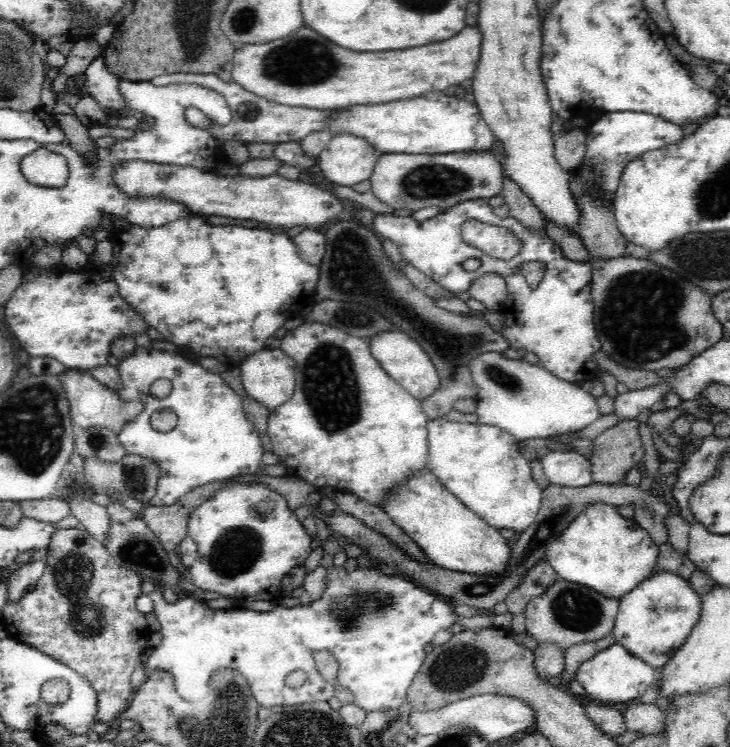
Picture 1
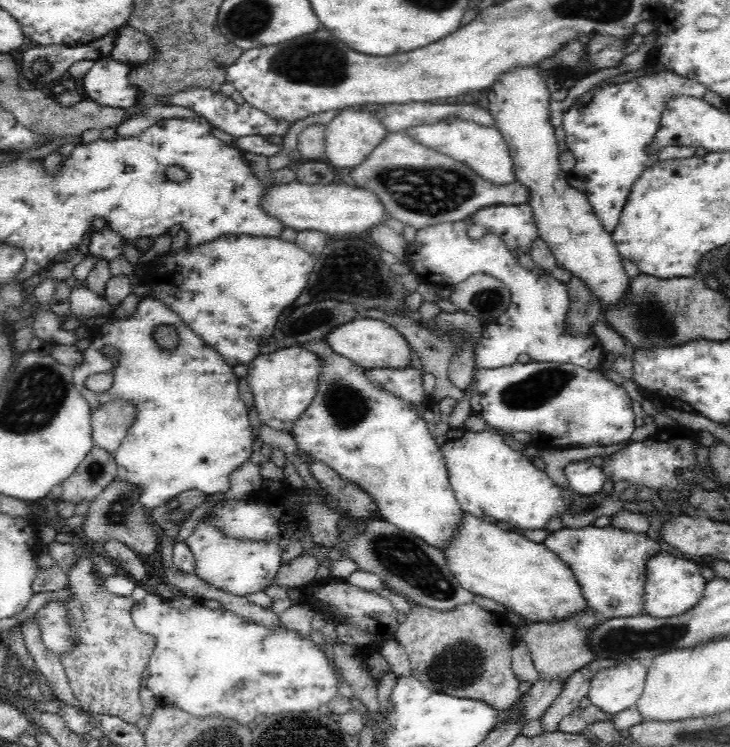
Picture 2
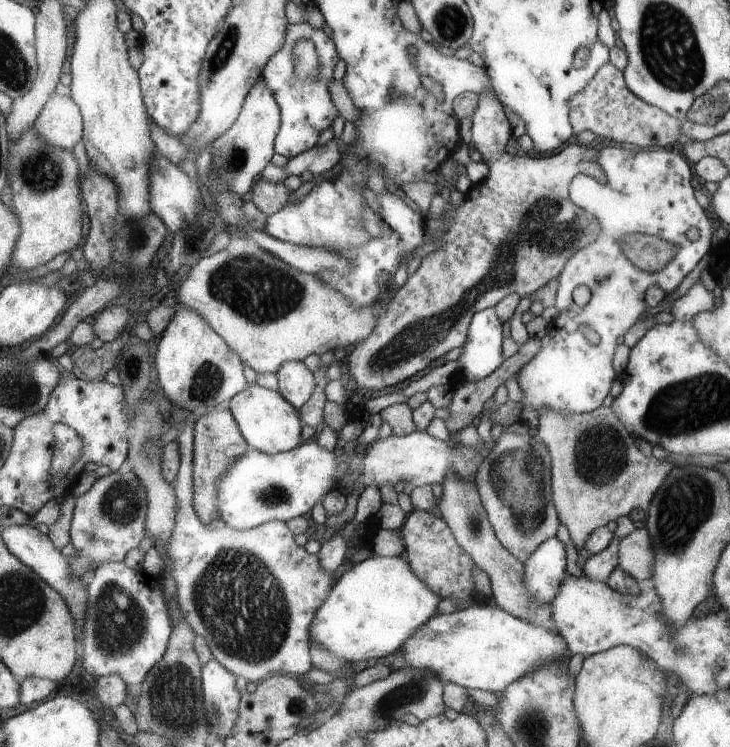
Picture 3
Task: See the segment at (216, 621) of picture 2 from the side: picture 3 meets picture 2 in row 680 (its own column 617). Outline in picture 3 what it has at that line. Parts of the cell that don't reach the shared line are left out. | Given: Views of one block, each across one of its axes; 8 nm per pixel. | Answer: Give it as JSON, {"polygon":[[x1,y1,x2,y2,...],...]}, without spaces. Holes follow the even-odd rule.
{"polygon":[[613,146,613,148,603,148,599,150,599,164,605,172,605,184,599,184,597,180,577,174,577,178,573,178,571,186,569,186,569,200,577,202,577,206,581,206,583,210,589,210,589,214,593,214,595,218,601,218,601,234,599,238,595,238,589,246,585,246,581,252,577,252,573,258,569,258,569,262,565,262,565,270,561,270,561,274,557,276,557,288,555,288,555,308,557,308,557,318,553,322,547,324,547,334,543,338,539,338,541,348,539,352,527,362,523,364,523,368,517,372,515,380,519,384,519,390,523,392,521,402,517,402,519,412,523,408,533,408,539,410,553,410,553,412,565,412,565,414,587,414,593,412,597,408,601,408,603,398,609,394,609,386,613,384,615,372,611,368,611,358,613,358,613,348,617,346,619,336,623,336,625,330,629,330,629,326,639,320,639,316,645,310,645,302,643,302,643,292,649,286,657,286,661,288,665,294,671,292,681,278,703,258,703,254,709,250,709,240,711,240,711,226,705,218,705,212,697,206,695,196,693,196,693,188,691,188,691,172,687,172,687,162,683,160,685,156,681,154,673,154,673,152,665,152,665,150,633,150,633,148,625,148,625,146],[695,228,699,232,699,238,691,240,687,236,687,232],[629,234,645,234,645,236,657,236,663,242,669,242,677,248,677,254,659,270,659,272,641,272,639,268,635,268,621,252,619,240,623,240,623,236],[585,286,591,292,591,298,585,306,577,306,573,304,573,290],[585,324,591,330,595,330,601,338,601,342,597,346,591,346,579,326]]}

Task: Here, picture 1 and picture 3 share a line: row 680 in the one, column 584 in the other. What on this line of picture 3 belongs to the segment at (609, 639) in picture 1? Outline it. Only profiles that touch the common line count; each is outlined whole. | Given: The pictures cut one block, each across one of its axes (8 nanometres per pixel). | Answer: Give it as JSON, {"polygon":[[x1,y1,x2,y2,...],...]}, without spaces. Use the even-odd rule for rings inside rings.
{"polygon":[[611,538,611,542,595,556,581,558,579,568,591,582,603,582,609,578,613,568,617,566,617,542,619,538]]}

